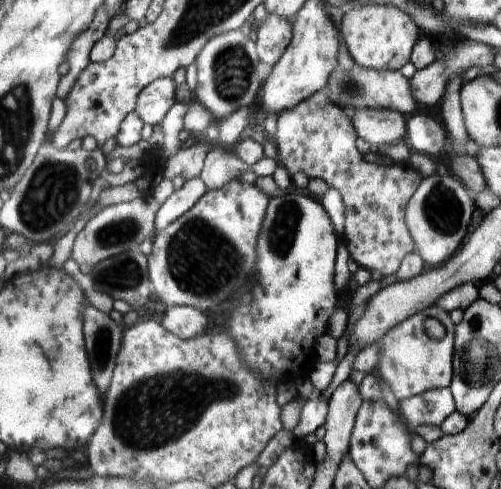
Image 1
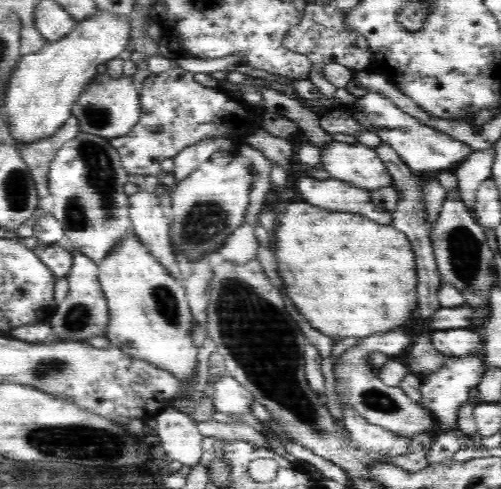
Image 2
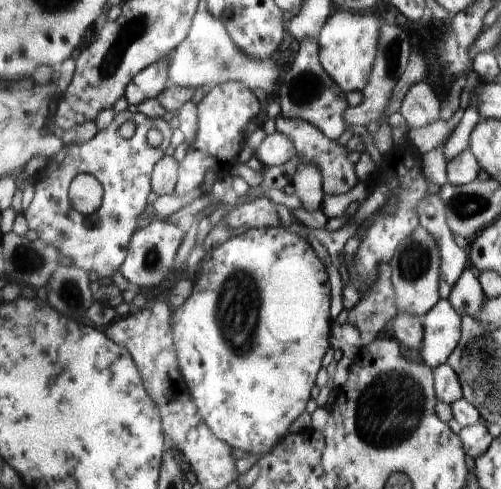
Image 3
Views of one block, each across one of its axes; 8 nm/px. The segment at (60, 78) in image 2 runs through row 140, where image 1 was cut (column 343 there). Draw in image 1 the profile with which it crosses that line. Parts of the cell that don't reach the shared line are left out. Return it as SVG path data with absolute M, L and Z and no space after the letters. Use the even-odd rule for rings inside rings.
M365 4L353 6L345 12L341 20L341 38L347 44L347 50L355 64L367 70L385 70L385 72L401 72L403 66L413 58L415 44L423 36L421 28L413 22L413 18L395 6L381 4Z

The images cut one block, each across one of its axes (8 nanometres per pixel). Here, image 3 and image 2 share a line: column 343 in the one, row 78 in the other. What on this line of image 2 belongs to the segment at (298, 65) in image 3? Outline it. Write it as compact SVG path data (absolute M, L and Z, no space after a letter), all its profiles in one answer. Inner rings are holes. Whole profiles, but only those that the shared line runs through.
M104 68L100 72L96 72L96 76L88 82L84 92L80 94L80 100L72 106L72 116L78 120L80 134L102 136L106 140L128 136L142 116L138 92L140 90L134 88L134 76L122 74L116 80L116 78L110 78Z

